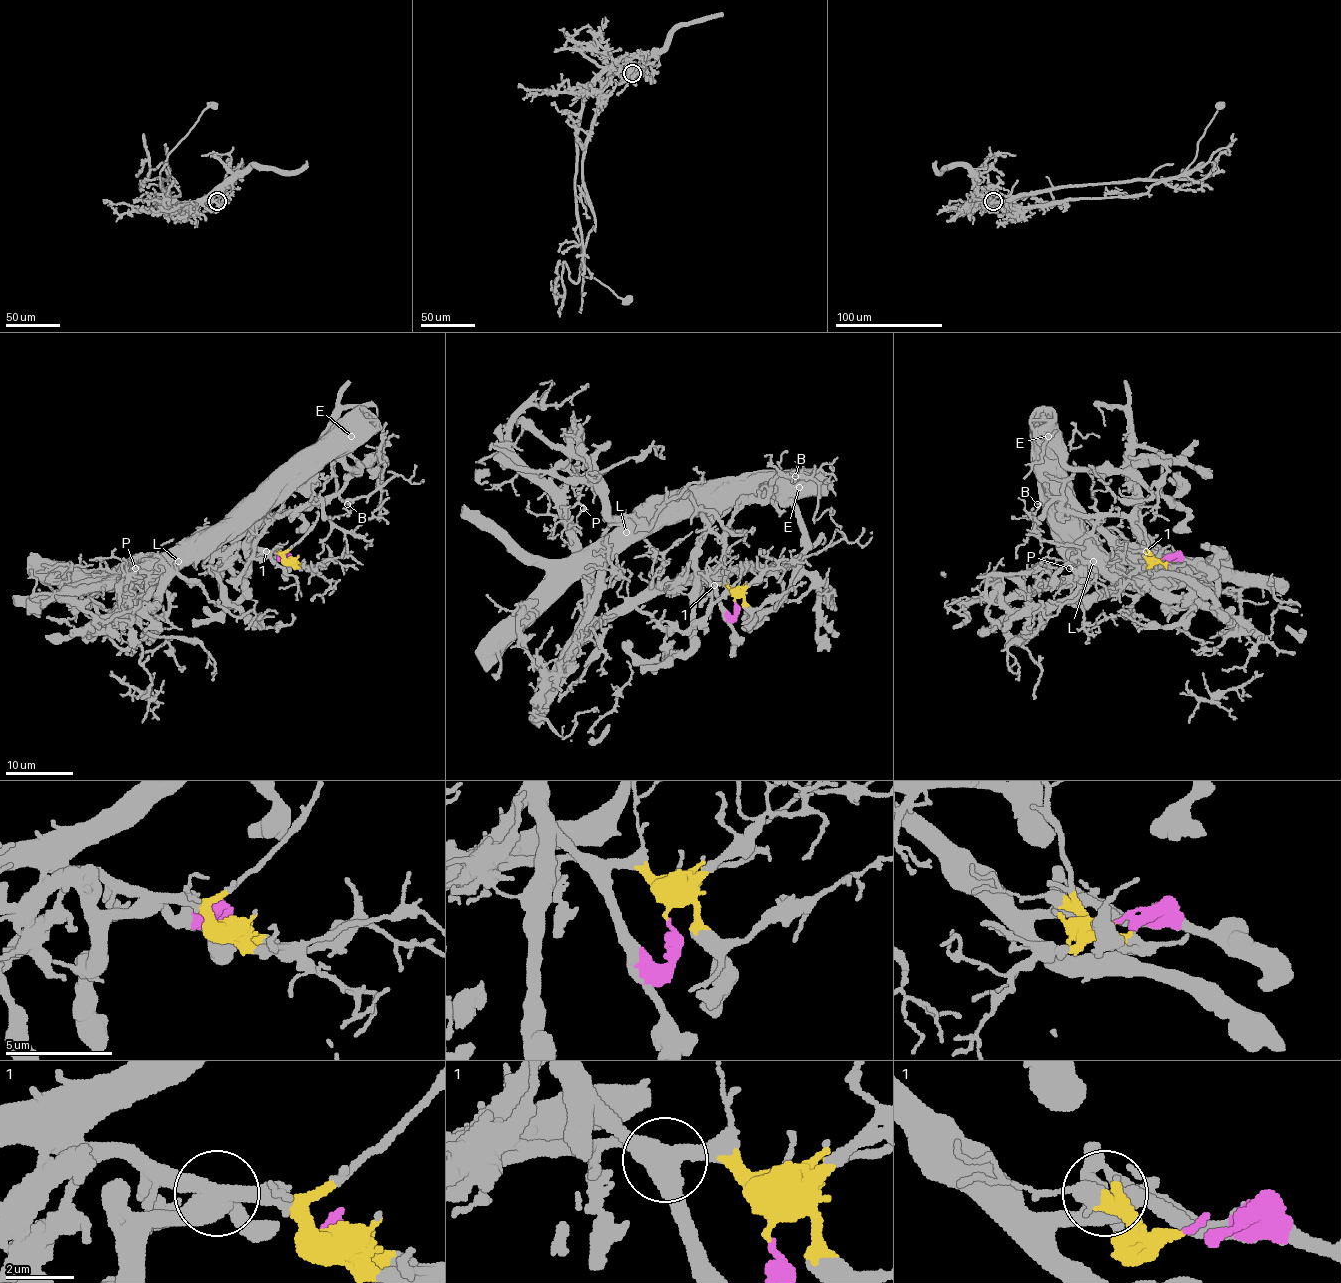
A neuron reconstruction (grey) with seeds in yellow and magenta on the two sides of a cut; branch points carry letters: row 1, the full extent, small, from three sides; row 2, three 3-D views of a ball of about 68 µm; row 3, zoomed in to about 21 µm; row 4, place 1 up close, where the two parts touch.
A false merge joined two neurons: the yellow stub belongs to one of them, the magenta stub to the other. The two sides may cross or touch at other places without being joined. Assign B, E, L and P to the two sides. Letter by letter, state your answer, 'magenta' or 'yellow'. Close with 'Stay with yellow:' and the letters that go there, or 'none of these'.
B: yellow
E: magenta
L: magenta
P: yellow
Stay with yellow: B, P

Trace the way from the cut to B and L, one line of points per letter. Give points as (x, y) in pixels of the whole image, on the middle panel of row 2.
B: (735, 602), (725, 585), (688, 582), (716, 563), (723, 528), (759, 490), (777, 475), (796, 475)
L: (735, 602), (732, 616), (698, 572), (696, 543), (708, 523), (706, 516), (664, 516), (638, 523), (627, 533)

